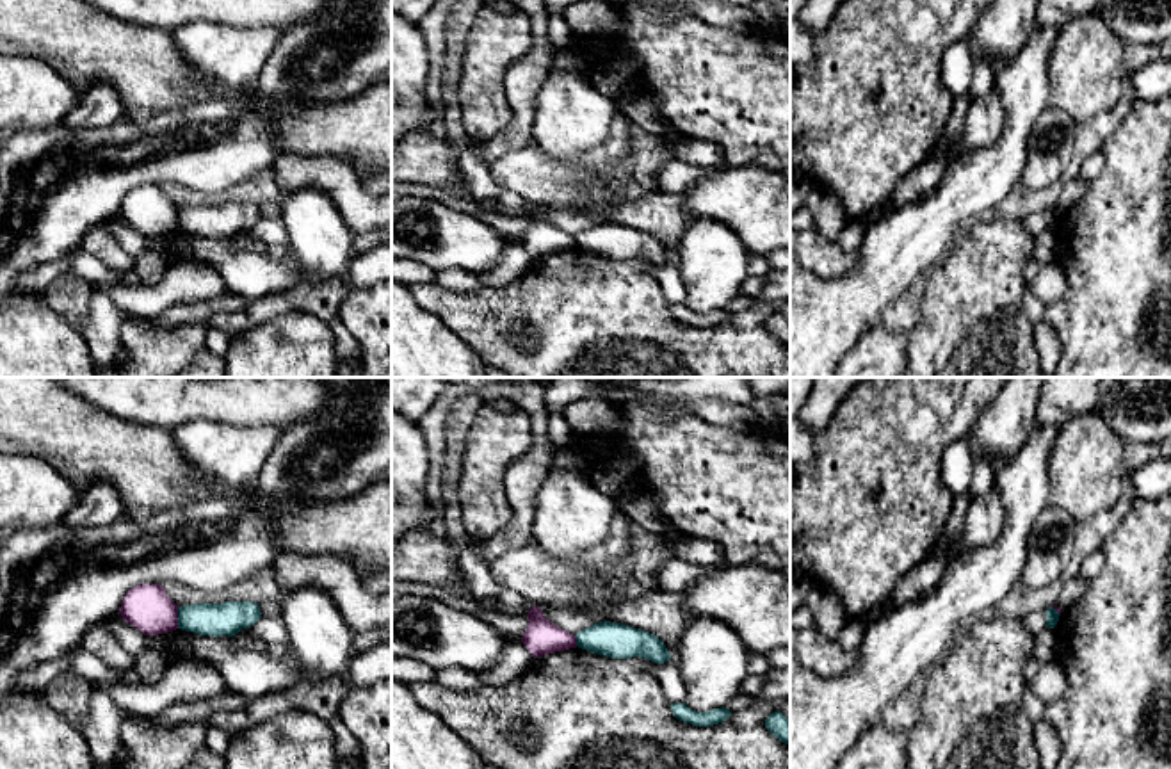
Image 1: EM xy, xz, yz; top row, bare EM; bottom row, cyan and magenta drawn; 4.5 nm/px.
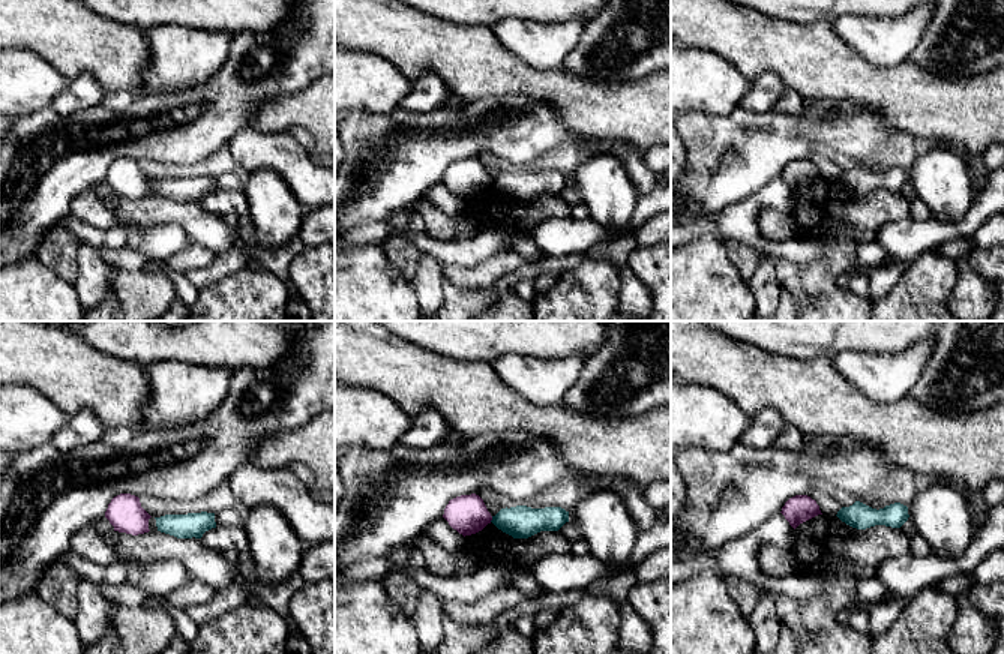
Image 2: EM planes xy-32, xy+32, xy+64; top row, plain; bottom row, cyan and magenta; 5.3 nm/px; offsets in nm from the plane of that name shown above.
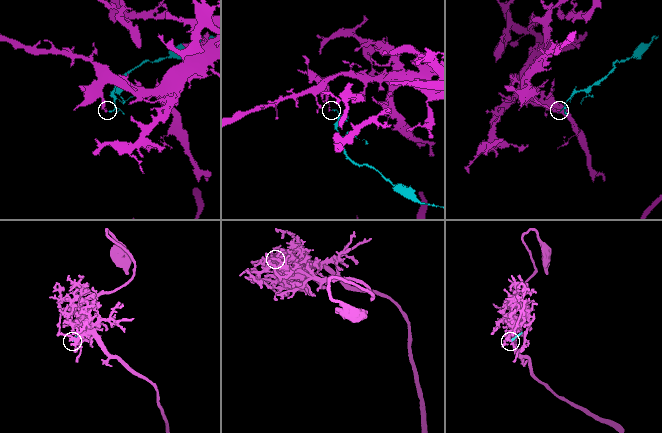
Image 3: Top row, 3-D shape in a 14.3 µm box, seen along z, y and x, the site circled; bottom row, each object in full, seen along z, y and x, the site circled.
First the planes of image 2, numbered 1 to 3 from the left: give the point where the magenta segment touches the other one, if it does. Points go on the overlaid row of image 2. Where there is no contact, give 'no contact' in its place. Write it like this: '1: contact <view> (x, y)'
1: no contact
2: contact xy+32 (492, 519)
3: no contact

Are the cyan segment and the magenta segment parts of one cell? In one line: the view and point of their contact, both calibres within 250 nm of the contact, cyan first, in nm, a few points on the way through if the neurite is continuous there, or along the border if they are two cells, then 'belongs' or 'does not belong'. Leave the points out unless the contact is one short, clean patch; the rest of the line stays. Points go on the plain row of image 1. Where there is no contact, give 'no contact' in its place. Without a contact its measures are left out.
contact xy (178, 219); calibres 160 and 200 nm; border xy (177, 209), (178, 228); does not belong

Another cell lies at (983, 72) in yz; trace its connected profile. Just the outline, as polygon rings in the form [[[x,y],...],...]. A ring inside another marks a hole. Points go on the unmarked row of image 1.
[[[981,55],[973,57],[973,77],[968,87],[968,96],[973,100],[989,93],[995,87],[993,84],[993,66],[984,61]]]

